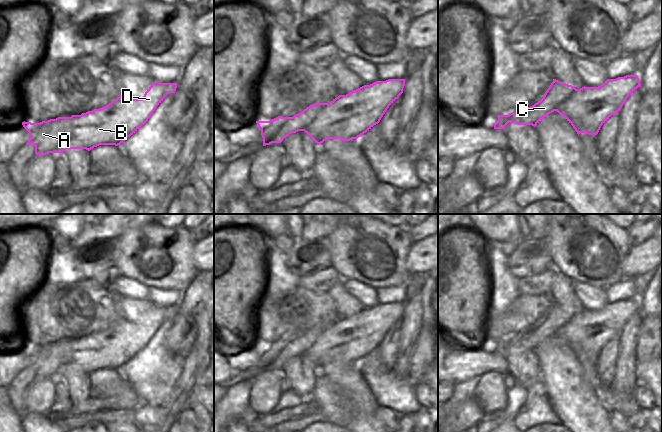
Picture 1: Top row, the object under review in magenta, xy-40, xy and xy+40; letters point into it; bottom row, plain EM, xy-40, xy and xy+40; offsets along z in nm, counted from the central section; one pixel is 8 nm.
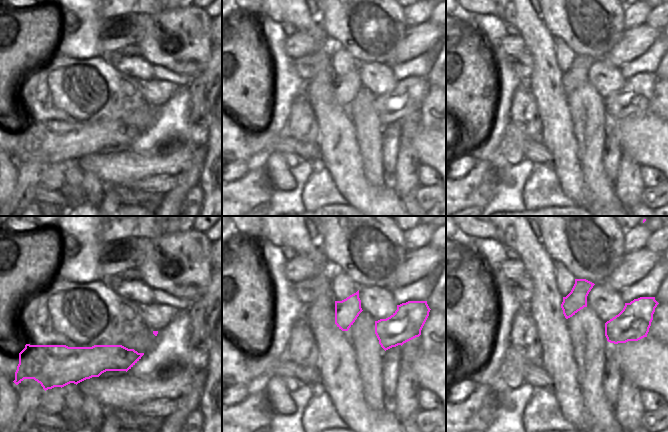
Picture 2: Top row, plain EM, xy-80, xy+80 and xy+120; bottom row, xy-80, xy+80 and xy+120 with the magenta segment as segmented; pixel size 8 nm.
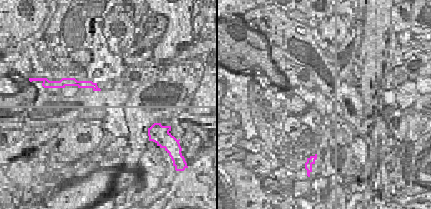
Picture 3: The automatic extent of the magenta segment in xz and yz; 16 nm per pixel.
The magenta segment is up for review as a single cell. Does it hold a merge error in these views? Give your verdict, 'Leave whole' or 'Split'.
Split.

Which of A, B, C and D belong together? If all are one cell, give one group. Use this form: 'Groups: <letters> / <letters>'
Groups: A B D / C.

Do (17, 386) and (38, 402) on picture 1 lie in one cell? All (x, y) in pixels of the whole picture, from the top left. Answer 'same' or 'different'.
different

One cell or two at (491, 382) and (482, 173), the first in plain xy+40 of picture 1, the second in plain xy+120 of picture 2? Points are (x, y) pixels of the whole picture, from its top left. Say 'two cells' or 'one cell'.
two cells

